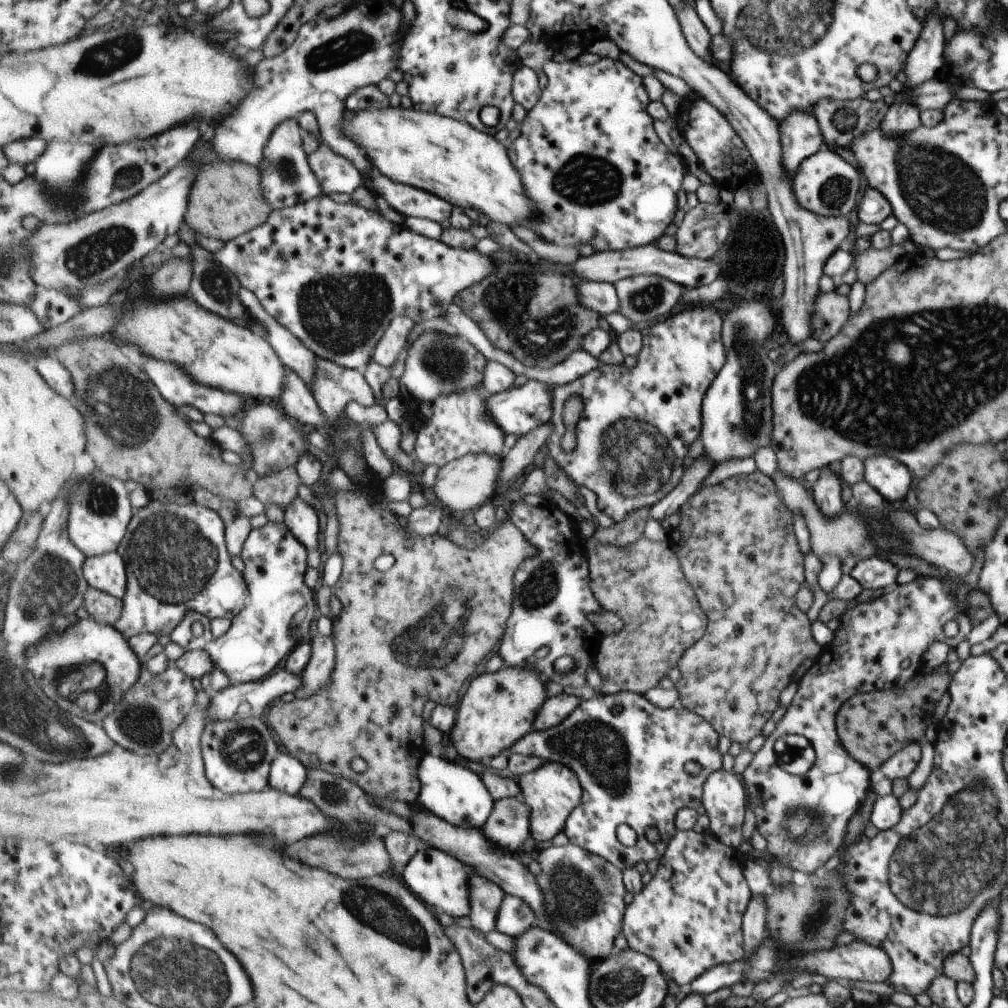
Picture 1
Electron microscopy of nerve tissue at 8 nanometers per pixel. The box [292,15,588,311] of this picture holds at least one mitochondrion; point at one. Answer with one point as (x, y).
(346, 49)

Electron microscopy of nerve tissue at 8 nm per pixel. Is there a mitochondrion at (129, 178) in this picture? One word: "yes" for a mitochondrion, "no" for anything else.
yes

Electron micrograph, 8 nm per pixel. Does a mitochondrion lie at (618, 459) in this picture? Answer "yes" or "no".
yes

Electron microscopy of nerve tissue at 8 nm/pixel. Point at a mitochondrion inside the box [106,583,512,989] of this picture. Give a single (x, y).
(372, 909)

